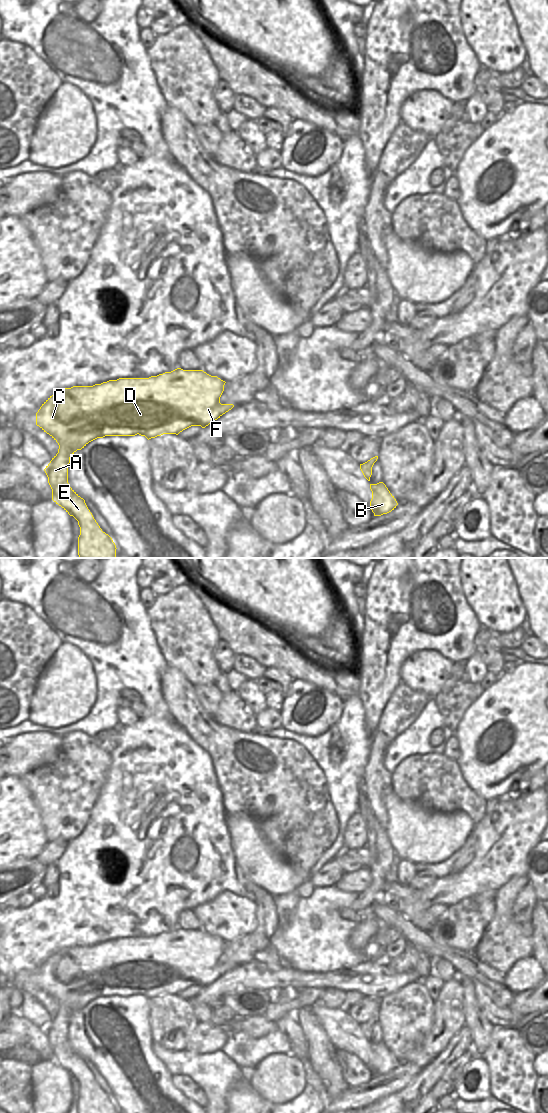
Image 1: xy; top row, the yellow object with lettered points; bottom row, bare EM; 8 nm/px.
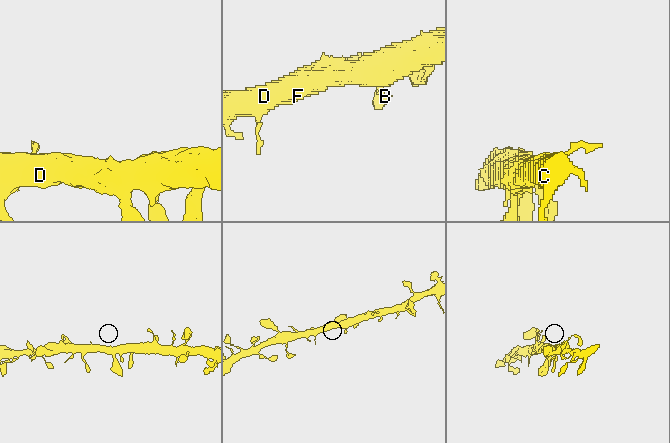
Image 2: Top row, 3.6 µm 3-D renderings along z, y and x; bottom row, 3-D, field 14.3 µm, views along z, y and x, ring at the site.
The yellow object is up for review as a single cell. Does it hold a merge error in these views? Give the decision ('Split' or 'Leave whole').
Leave whole.

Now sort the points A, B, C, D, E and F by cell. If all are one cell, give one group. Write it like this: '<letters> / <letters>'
A B C D E F

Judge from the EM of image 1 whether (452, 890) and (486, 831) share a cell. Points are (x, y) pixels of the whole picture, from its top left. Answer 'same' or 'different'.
same

